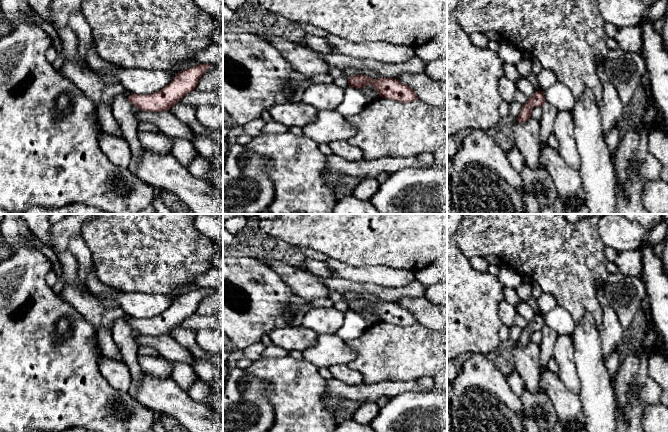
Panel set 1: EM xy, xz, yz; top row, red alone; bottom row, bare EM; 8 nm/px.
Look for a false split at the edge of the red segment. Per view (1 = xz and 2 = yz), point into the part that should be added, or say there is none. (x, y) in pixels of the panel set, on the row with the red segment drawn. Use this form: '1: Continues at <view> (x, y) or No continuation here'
1: No continuation here
2: No continuation here

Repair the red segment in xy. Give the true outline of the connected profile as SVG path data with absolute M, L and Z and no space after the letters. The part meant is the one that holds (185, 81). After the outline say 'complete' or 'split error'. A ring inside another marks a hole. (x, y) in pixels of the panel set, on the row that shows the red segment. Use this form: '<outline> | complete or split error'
M198 64L181 70L171 82L156 93L137 95L131 93L128 101L141 111L161 112L170 110L182 97L196 89L201 76L209 69L209 64Z | complete

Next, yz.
M541 90L535 91L535 93L528 98L528 101L522 105L519 115L516 117L520 123L526 122L531 117L531 111L534 107L542 106L545 101L544 92Z | complete

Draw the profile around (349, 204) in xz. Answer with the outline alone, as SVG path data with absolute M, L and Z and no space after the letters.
M347 195L337 200L333 209L335 214L381 214L369 201Z

